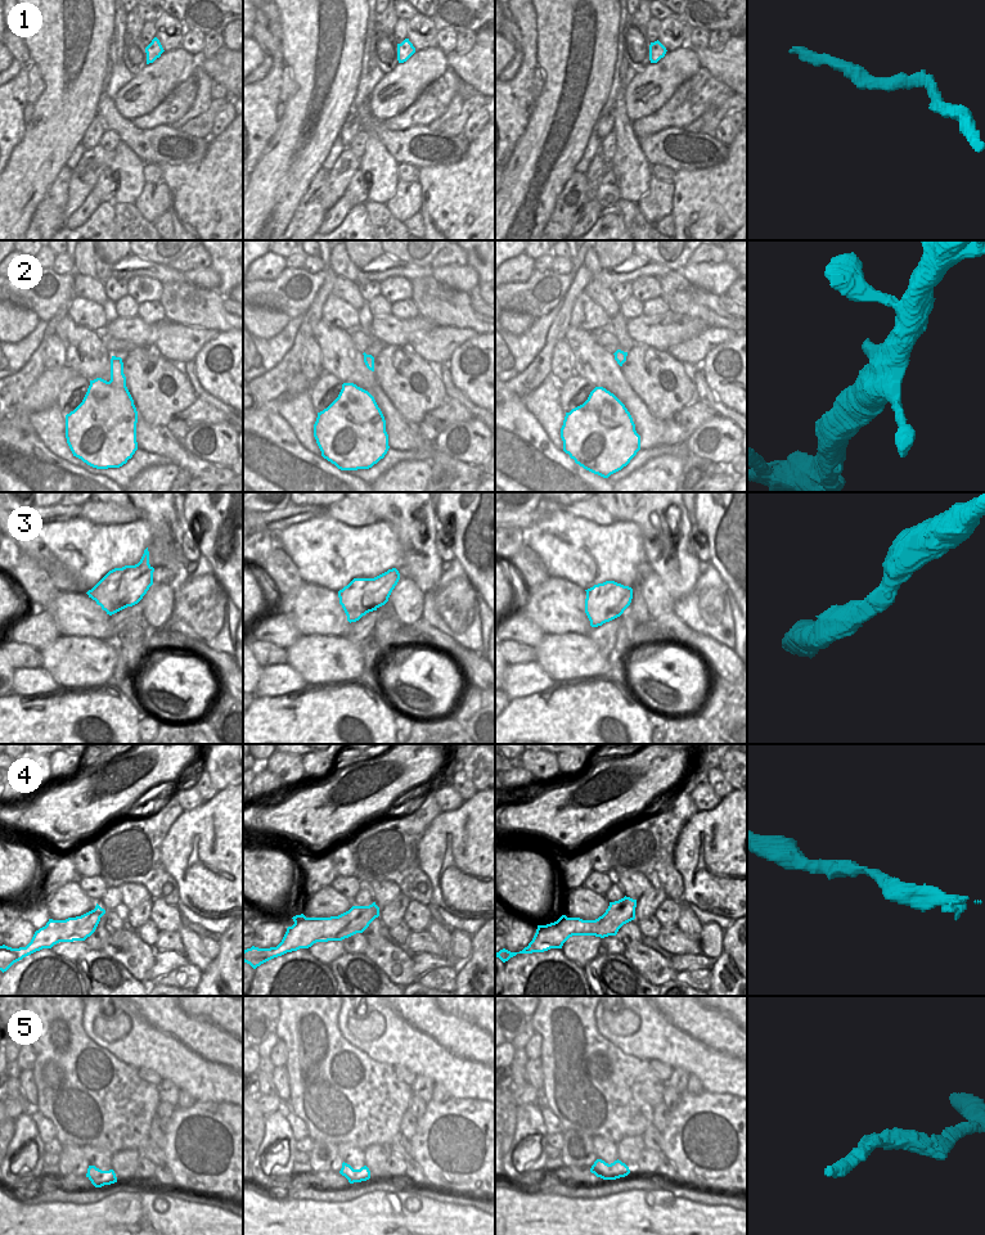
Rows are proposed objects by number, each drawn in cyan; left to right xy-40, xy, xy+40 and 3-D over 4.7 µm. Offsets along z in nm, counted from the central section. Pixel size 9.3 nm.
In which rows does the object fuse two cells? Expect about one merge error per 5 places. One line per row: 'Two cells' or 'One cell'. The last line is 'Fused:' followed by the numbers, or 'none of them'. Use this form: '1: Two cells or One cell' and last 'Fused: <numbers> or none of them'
1: One cell
2: One cell
3: One cell
4: One cell
5: One cell
Fused: none of them.

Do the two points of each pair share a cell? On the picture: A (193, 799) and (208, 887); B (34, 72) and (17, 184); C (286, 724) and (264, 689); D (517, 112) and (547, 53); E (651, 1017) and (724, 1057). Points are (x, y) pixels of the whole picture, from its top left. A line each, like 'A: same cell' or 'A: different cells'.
A: different cells
B: different cells
C: different cells
D: different cells
E: same cell

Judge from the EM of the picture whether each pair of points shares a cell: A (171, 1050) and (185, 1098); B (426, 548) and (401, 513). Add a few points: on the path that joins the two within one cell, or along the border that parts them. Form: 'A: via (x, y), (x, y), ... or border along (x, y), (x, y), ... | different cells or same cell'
A: border along (180, 1089), (196, 1099) | different cells
B: via (417, 539), (415, 527), (410, 522) | same cell

